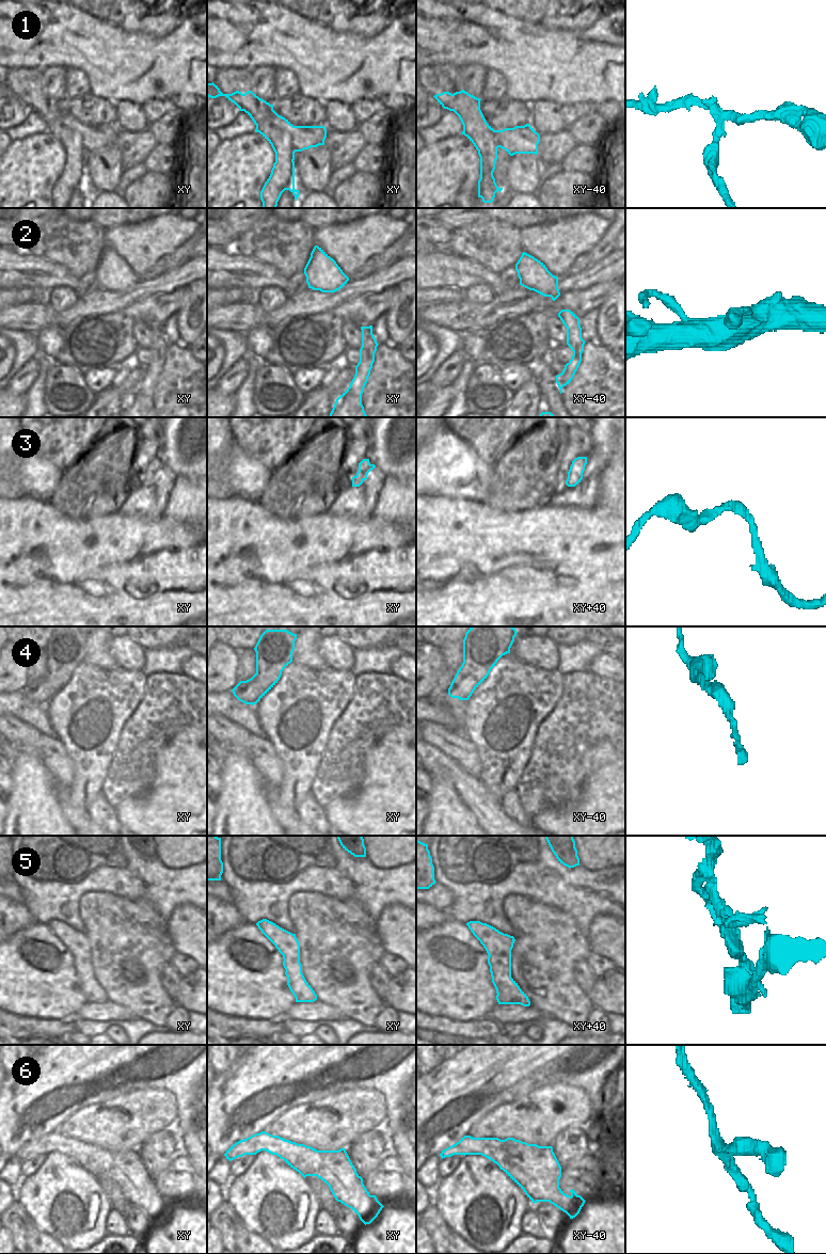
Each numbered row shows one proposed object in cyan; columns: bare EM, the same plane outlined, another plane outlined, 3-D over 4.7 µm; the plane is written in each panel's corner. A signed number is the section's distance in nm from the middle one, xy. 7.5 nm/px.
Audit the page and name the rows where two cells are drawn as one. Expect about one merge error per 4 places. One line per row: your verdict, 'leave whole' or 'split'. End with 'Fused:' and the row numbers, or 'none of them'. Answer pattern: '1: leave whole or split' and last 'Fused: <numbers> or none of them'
1: split
2: leave whole
3: leave whole
4: leave whole
5: split
6: leave whole
Fused: 1, 5

